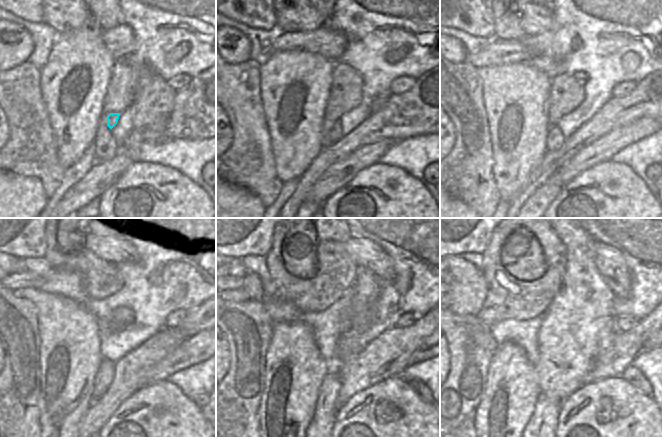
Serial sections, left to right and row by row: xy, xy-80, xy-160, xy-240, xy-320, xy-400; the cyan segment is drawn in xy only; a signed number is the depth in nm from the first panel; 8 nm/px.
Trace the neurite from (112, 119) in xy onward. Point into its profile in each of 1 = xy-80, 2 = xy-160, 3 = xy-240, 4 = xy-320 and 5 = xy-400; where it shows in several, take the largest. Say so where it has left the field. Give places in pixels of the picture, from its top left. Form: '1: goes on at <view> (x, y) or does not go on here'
1: goes on at xy-80 (335, 134)
2: goes on at xy-160 (555, 139)
3: goes on at xy-240 (104, 376)
4: goes on at xy-320 (326, 404)
5: goes on at xy-400 (543, 421)

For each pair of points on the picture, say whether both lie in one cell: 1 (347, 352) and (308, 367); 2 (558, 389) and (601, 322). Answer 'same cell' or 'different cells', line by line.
1: different cells
2: same cell

